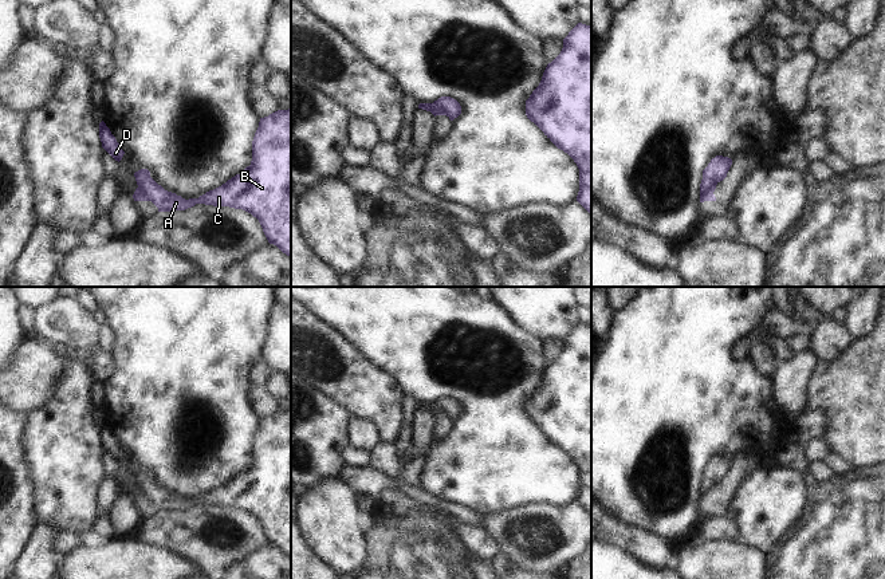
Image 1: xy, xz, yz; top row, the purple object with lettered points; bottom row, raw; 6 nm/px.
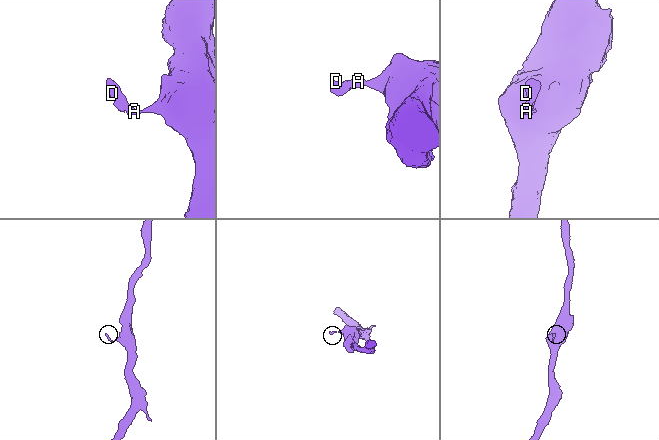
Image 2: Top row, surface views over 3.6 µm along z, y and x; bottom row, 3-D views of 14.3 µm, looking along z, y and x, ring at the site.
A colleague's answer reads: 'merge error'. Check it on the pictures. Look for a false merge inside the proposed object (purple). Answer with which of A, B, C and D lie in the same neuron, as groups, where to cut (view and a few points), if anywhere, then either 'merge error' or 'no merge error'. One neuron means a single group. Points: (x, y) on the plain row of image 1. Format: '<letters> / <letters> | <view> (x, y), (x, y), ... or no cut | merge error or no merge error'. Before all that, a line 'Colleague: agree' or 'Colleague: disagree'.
Colleague: disagree
A B C D | no cut | no merge error

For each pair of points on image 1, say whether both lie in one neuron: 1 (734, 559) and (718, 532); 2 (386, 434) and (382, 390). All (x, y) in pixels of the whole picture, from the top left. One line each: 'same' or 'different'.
1: different
2: same

